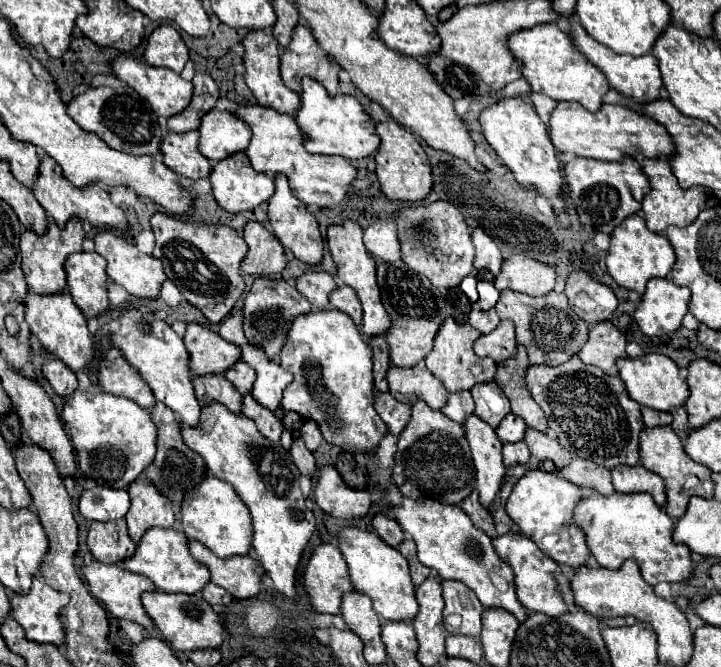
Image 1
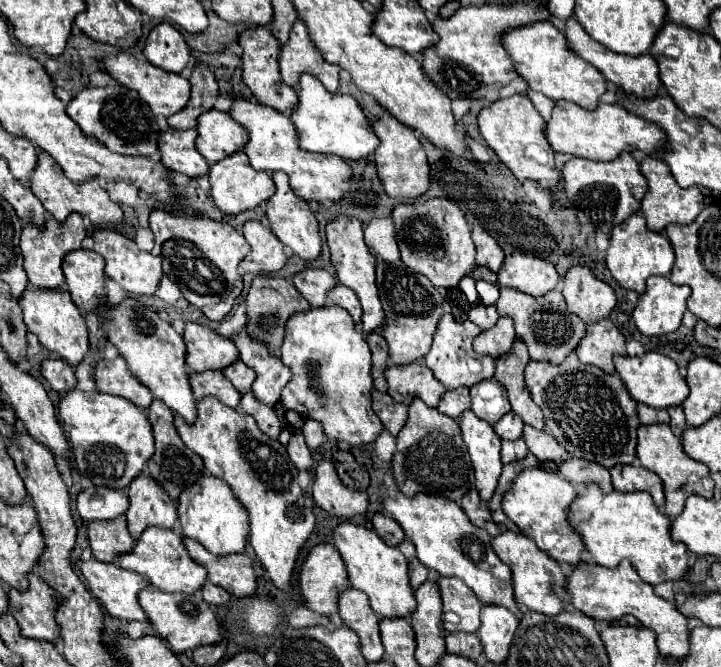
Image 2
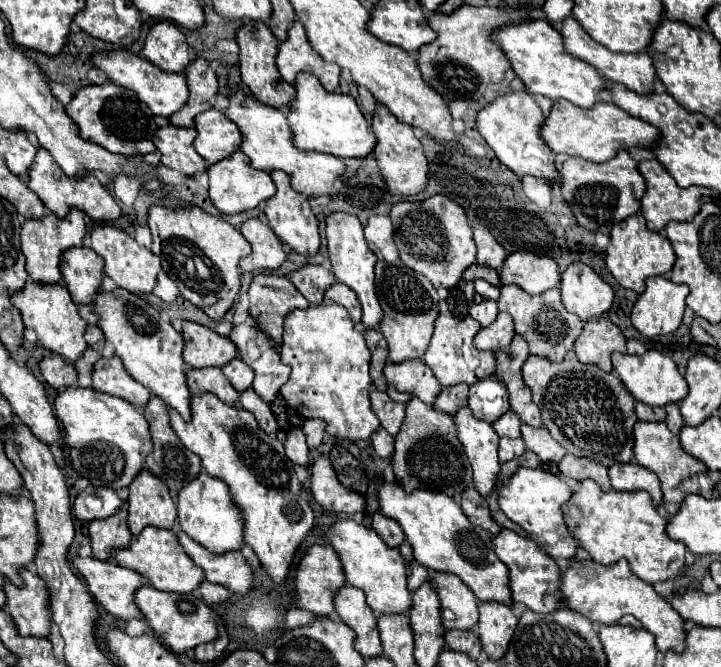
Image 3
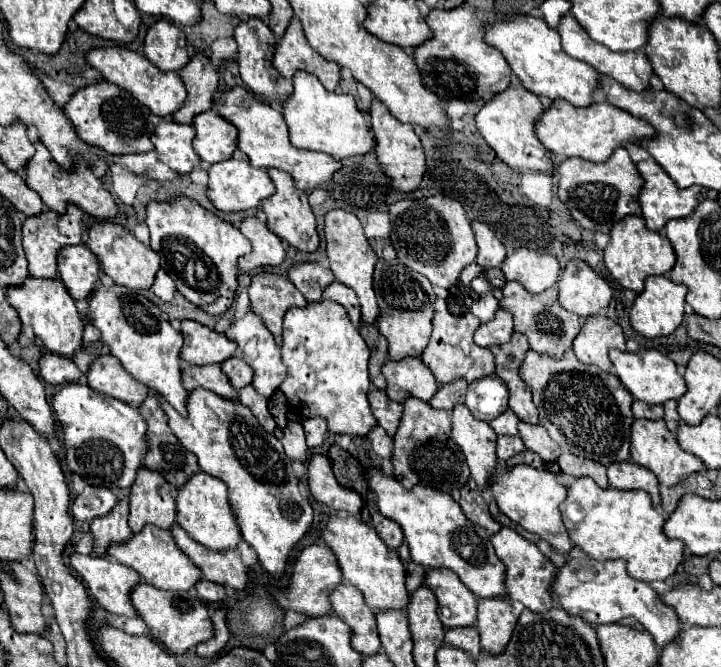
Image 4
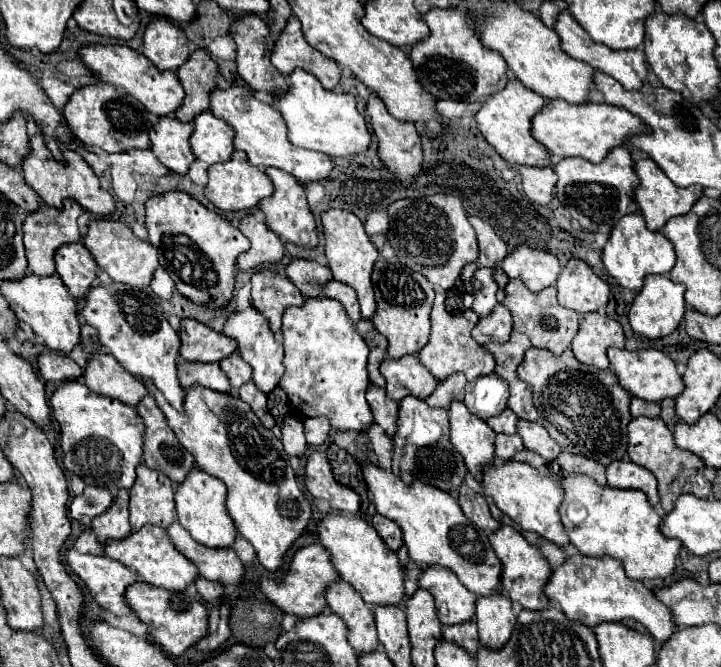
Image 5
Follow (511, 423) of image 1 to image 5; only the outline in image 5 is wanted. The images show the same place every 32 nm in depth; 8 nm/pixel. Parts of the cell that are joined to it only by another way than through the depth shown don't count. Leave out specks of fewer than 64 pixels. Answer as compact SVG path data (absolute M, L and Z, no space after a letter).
M506 408L500 416L494 416L492 420L488 420L488 424L492 426L494 432L504 432L504 434L514 434L516 422L518 422L518 416L510 408Z

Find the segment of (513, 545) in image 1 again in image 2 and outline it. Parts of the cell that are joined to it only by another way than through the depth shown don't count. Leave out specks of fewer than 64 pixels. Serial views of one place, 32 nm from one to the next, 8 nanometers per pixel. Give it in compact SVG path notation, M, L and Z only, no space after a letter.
M502 532L492 538L492 548L498 558L510 566L512 570L512 586L514 598L518 604L524 604L528 610L542 612L542 614L558 614L564 608L570 608L570 596L564 590L564 572L560 570L558 562L552 560L546 552L536 548L534 540L516 532Z

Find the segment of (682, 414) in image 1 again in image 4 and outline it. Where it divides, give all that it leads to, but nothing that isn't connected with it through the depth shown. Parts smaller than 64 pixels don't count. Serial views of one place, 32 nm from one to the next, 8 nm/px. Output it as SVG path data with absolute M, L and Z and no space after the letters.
M676 400L664 402L664 422L666 422L666 426L668 426L672 432L676 432L678 424L680 424L680 416L678 416L678 412L676 412Z

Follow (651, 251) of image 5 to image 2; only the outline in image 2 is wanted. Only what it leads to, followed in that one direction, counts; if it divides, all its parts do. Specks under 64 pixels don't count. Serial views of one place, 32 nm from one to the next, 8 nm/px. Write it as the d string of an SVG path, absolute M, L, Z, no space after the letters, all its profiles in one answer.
M632 214L628 220L624 220L612 230L610 246L606 254L606 266L622 288L636 290L638 294L642 294L648 276L666 276L672 270L674 250L666 236L646 228L646 220L642 214Z

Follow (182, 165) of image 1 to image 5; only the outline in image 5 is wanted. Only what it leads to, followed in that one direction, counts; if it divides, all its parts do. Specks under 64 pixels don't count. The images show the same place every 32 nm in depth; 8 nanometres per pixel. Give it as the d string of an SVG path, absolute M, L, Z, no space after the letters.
M160 116L150 128L150 150L168 170L186 174L188 166L194 162L194 154L188 144L192 132L192 122L180 122L174 116Z

